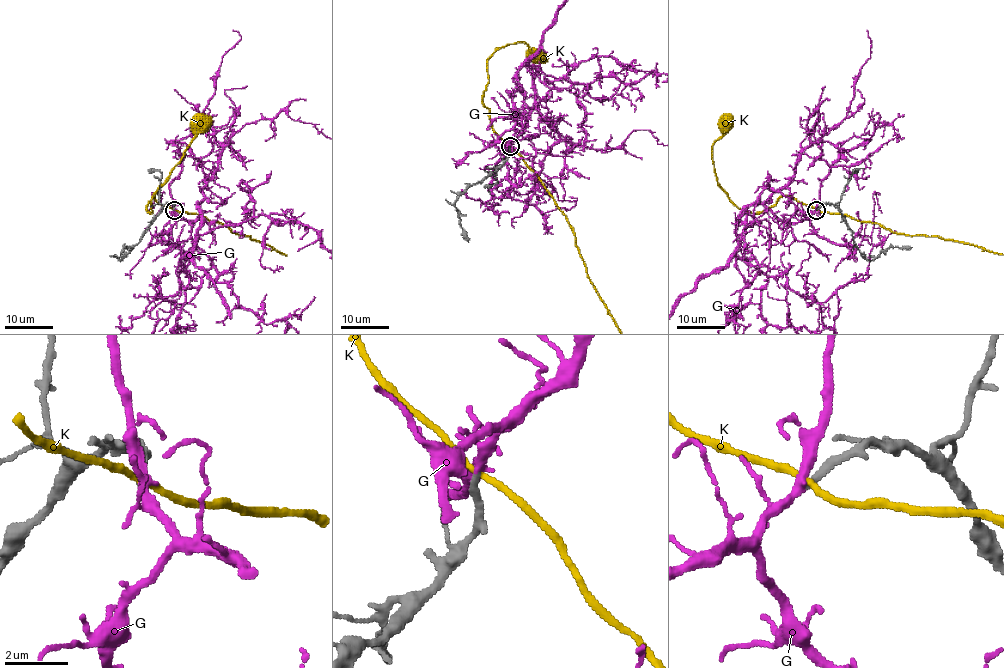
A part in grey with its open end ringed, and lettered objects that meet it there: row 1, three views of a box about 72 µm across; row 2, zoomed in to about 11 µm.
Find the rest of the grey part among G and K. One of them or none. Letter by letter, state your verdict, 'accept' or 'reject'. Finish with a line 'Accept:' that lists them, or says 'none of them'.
G: accept
K: reject
Accept: G

